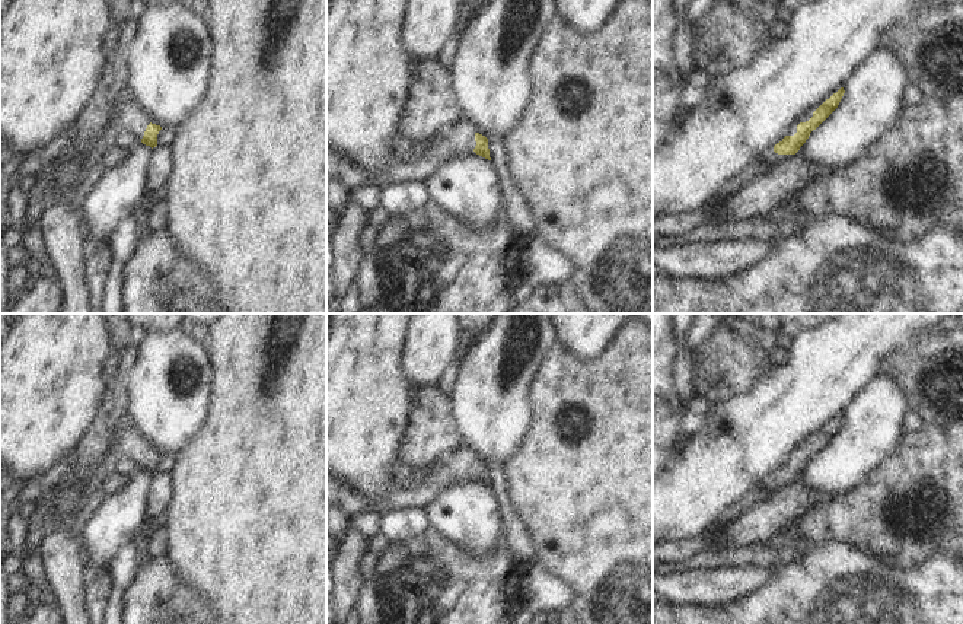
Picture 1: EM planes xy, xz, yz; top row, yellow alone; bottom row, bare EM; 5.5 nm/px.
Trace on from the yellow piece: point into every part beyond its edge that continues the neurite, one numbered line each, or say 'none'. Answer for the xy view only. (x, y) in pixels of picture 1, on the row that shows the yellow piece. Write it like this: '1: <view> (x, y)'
1: xy (130, 117)

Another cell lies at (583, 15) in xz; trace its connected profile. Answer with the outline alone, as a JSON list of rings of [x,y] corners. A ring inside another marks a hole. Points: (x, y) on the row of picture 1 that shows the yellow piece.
[[[554,0],[558,16],[564,17],[578,32],[593,32],[602,26],[615,10],[619,0]]]

